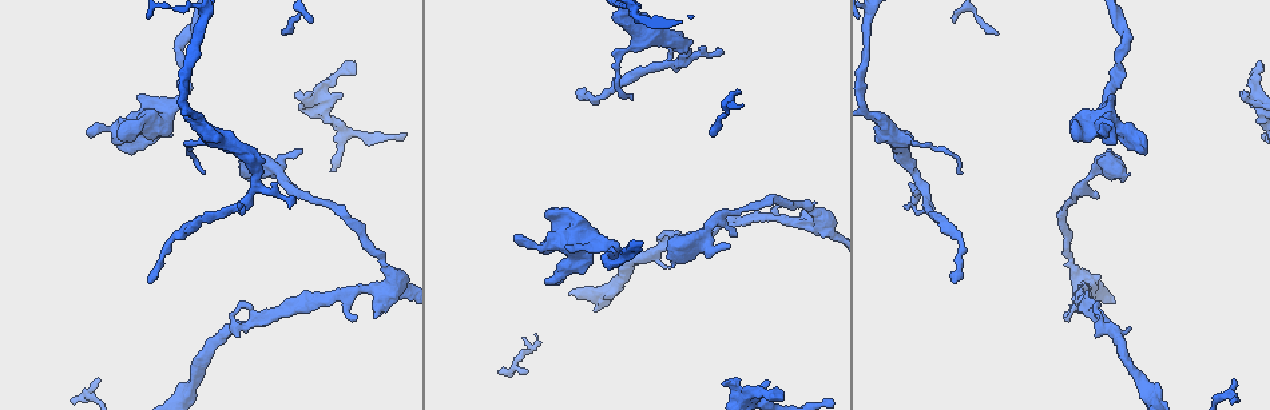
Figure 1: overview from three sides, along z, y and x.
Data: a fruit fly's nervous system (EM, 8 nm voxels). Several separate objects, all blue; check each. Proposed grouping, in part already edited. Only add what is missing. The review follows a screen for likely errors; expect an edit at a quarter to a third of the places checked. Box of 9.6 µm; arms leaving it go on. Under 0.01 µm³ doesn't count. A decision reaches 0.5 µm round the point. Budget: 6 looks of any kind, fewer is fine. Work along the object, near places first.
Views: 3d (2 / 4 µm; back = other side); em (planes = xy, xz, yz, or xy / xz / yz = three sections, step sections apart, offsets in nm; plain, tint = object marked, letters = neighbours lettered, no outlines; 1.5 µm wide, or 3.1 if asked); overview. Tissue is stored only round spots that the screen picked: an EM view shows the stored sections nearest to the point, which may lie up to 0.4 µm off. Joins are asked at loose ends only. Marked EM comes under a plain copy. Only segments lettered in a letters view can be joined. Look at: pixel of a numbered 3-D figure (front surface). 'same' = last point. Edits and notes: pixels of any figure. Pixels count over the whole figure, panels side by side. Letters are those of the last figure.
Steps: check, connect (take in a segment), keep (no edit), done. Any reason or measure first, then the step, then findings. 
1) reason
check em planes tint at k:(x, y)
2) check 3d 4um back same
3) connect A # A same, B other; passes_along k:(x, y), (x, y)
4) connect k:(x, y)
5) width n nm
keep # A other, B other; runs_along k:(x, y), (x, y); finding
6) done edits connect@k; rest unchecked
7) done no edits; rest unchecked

branch stops here
check 3d 2um at 1:(730, 244)

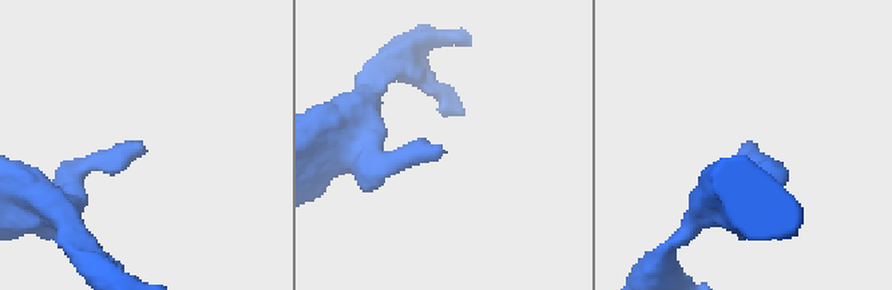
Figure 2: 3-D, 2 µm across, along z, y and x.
check em planes tint at 2:(144, 147)

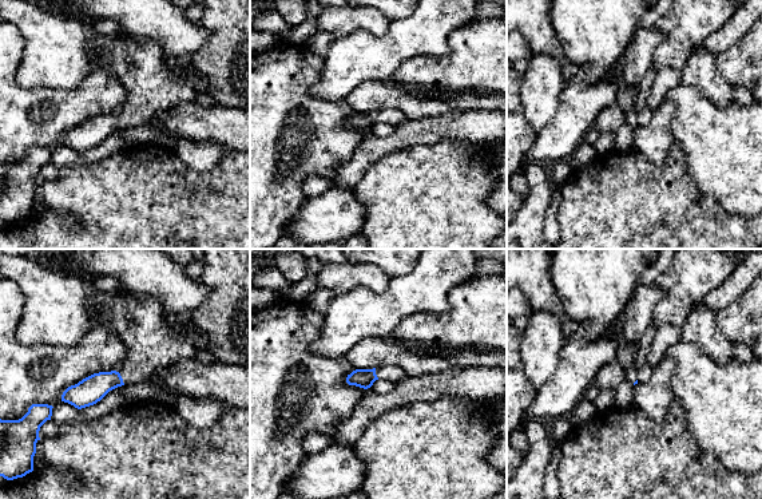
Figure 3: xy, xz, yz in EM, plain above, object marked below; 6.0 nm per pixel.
see the neighbours
check em planes letters same

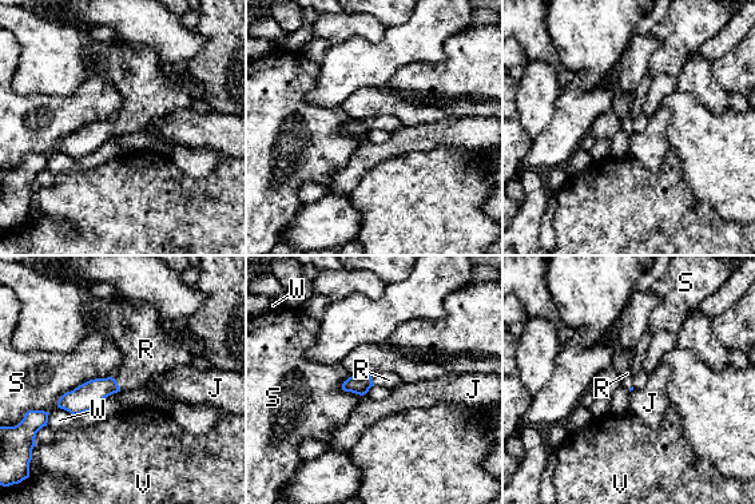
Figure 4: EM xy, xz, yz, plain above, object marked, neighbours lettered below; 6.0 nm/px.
connect R # J other, R same, S other, V other, W other; passes_along 4:(87, 396), (116, 384), (144, 353); it goes on there

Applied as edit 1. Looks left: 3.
check em 3.1um planes letters at 1:(140, 97)

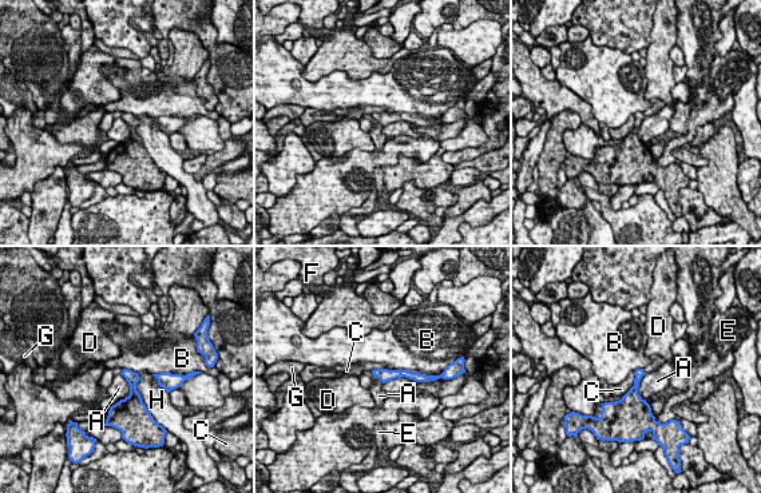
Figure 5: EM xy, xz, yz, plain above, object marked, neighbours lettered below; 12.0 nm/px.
longest_contact H 500 nm
keep # A other, B other, C other, D other, E other, F other, G other, H other; runs_along 5:(377, 372), (416, 377); no lettered segment goes on from it

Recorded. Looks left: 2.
done edits connect@4; rest unchecked

